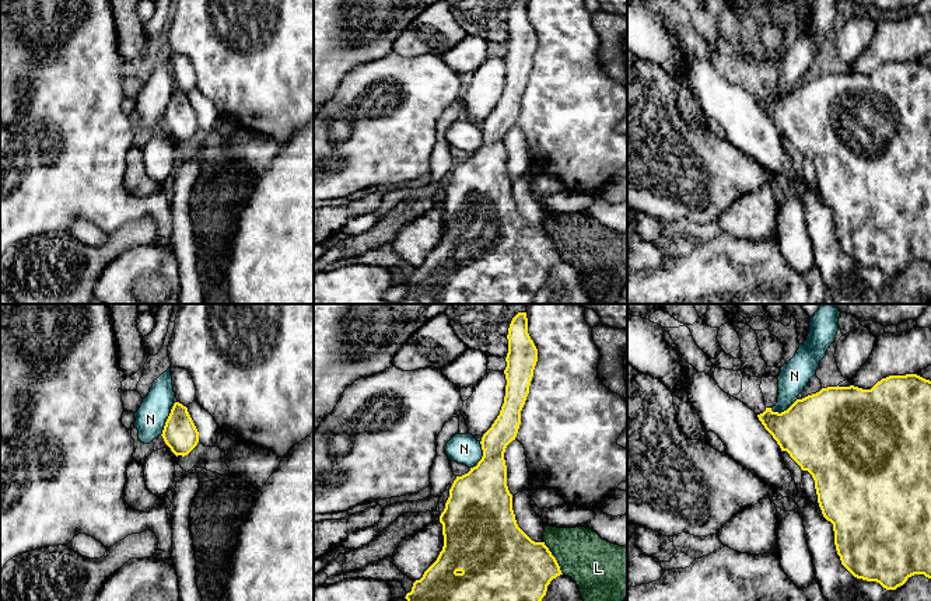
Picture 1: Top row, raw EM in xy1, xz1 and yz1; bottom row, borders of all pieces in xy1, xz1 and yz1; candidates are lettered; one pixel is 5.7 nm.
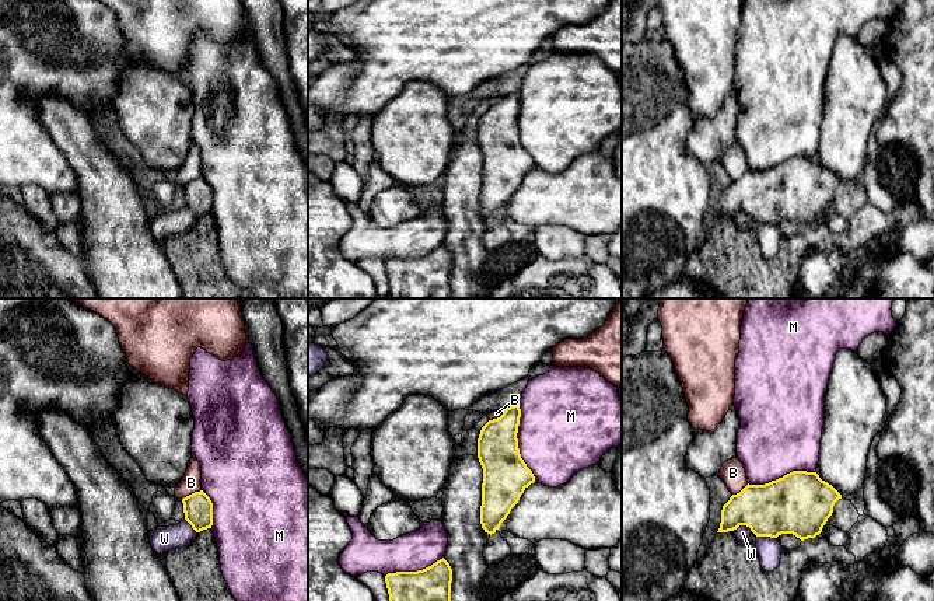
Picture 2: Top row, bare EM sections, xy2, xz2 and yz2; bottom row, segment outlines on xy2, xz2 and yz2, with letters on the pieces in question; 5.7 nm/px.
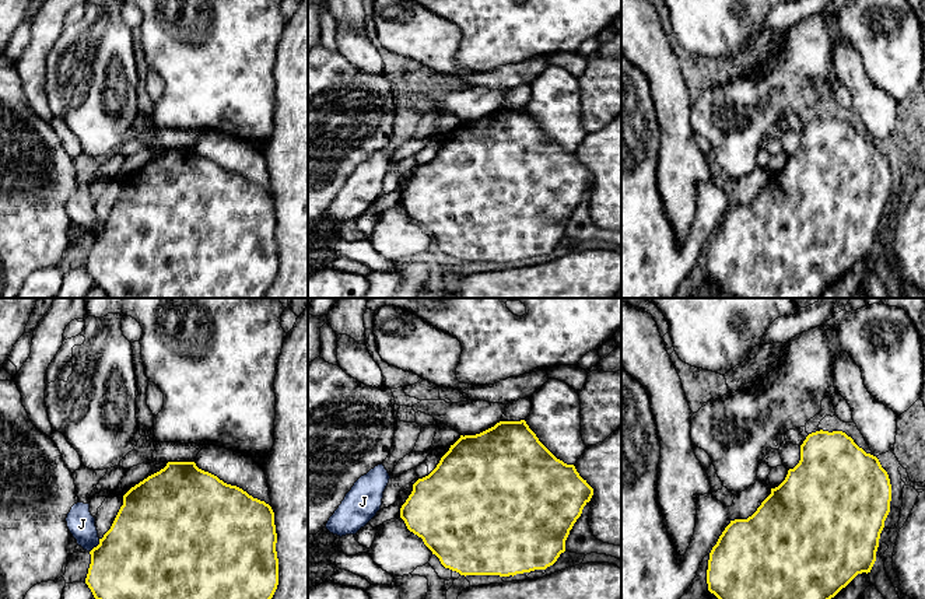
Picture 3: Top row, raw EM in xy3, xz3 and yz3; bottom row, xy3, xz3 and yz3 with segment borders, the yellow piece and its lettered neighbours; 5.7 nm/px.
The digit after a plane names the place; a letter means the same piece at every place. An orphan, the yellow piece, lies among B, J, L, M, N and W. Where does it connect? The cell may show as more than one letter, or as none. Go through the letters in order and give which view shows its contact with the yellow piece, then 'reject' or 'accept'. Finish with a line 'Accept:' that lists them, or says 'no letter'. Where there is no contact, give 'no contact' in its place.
B: xy2 | reject
J: xy3 | accept
L: xz1 | reject
M: xz2 | reject
N: xy1 | reject
W: yz2 | reject
Accept: J

